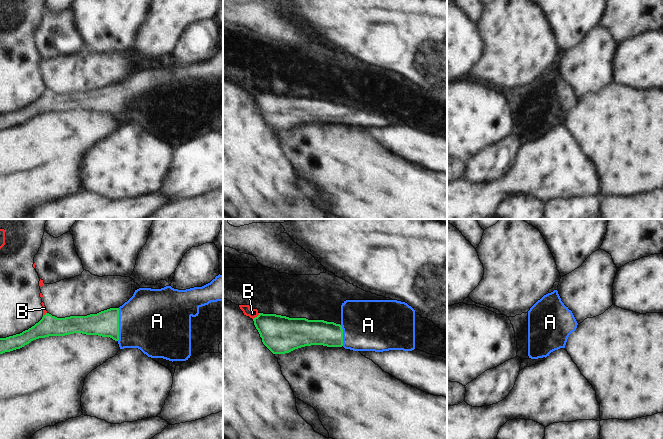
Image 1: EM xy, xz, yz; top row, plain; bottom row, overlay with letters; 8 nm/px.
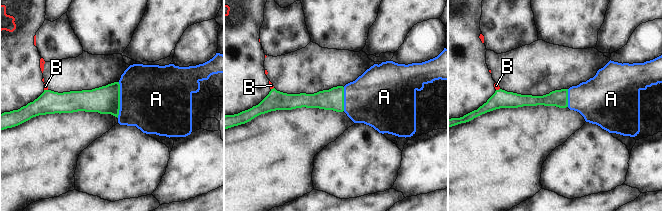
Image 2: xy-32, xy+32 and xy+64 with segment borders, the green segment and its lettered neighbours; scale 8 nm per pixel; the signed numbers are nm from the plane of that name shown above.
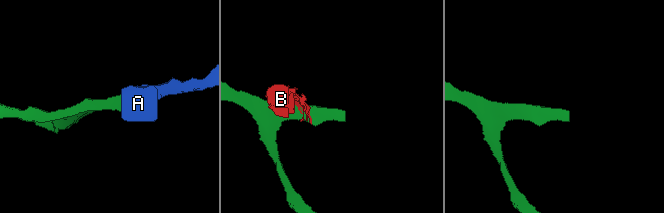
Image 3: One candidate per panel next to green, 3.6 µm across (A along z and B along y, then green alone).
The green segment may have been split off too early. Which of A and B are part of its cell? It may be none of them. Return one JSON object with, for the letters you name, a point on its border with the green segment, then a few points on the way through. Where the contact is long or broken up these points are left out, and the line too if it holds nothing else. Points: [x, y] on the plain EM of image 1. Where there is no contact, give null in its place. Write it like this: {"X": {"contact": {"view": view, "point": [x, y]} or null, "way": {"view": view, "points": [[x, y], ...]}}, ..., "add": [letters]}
{"A": {"contact": {"view": "xy", "point": [118, 100]}, "way": {"view": "xy", "points": [[105, 99], [118, 100], [149, 97]]}}, "add": ["A"]}

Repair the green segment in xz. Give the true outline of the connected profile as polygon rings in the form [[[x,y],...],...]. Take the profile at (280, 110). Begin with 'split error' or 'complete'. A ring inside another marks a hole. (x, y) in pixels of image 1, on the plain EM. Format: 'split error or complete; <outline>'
split error; [[[346,76],[341,81],[340,100],[263,89],[253,97],[263,120],[273,130],[285,130],[311,121],[375,128],[415,125],[415,86],[397,76]]]

